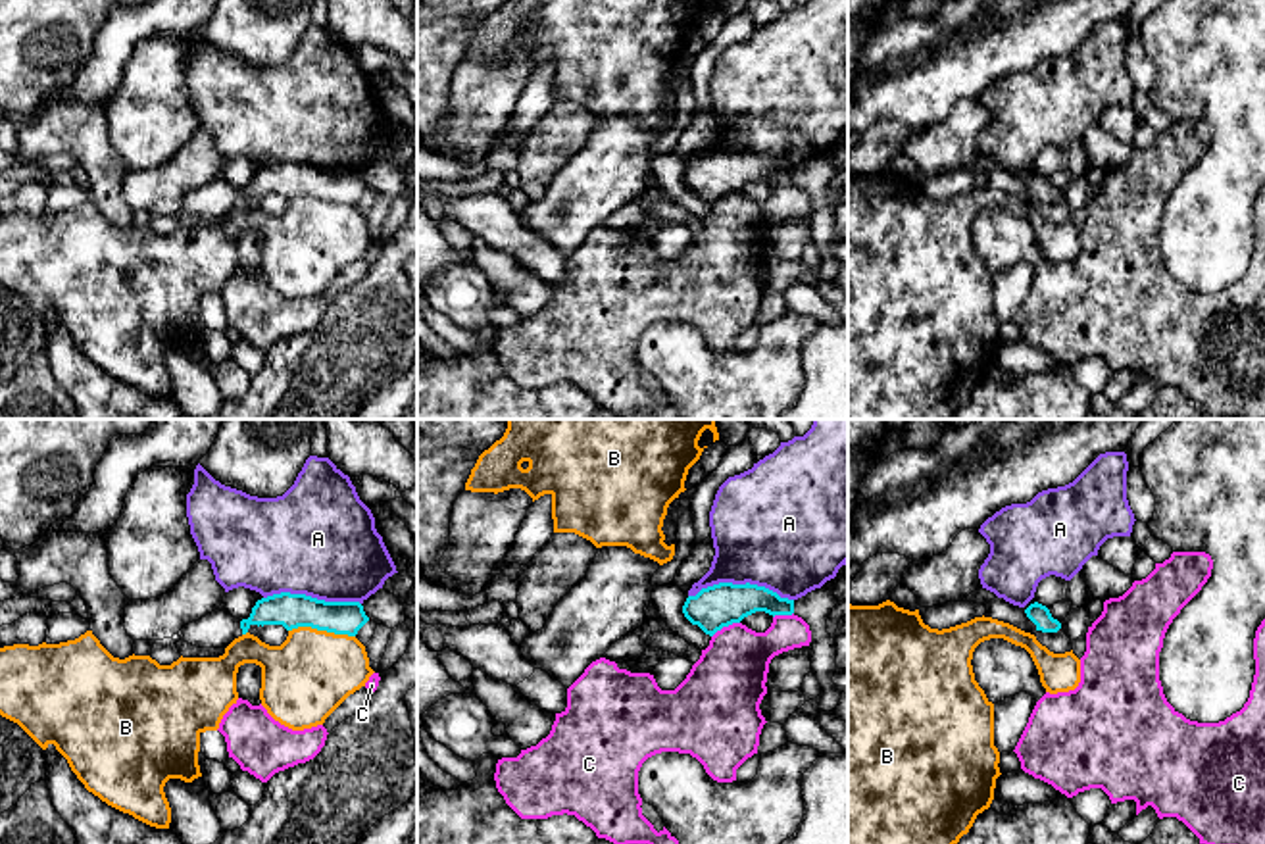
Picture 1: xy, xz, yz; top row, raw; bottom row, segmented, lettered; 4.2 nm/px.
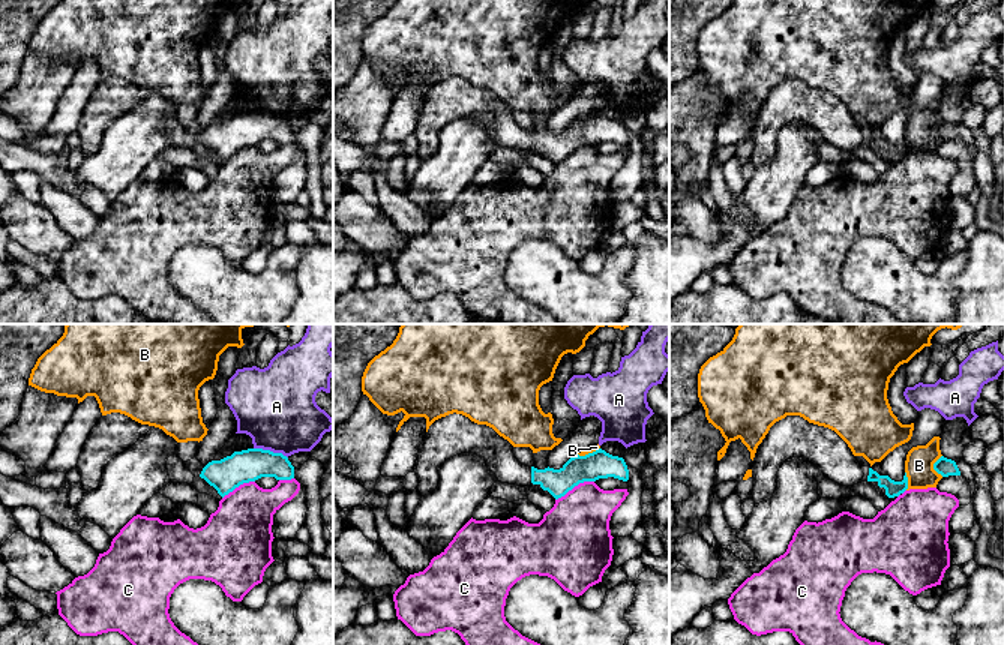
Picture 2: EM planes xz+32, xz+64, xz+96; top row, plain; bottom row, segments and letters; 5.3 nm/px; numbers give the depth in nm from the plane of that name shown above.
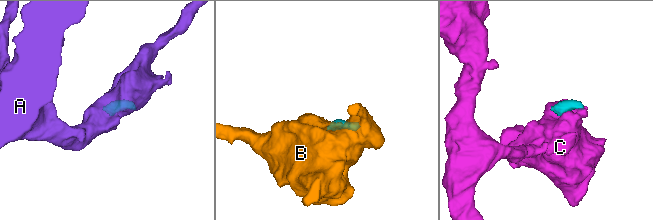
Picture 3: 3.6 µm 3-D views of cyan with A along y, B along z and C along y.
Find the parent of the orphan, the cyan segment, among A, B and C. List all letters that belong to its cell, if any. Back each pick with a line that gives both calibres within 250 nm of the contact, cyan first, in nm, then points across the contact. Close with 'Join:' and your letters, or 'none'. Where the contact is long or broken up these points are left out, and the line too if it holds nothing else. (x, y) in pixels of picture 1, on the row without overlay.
Join: none

